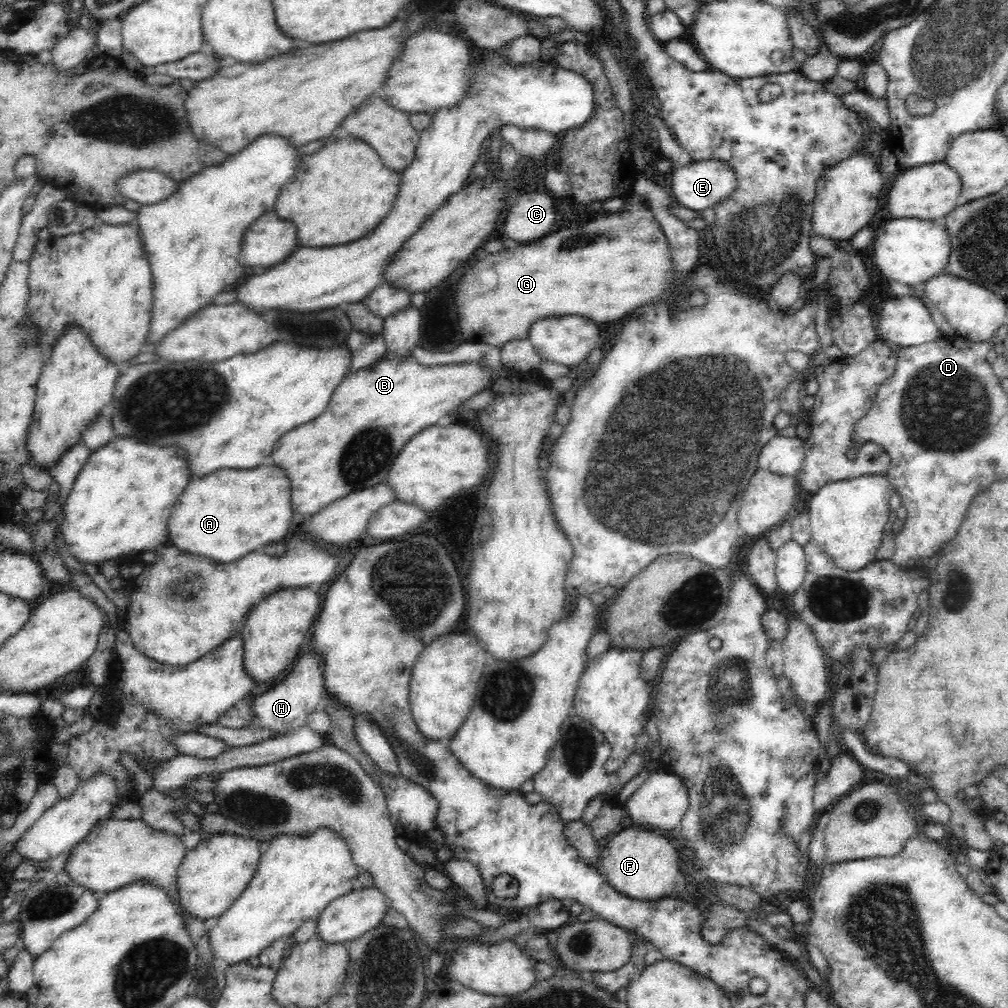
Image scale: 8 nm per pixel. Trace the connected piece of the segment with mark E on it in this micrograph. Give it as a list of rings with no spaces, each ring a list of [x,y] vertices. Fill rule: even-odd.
[[[691,160],[685,166],[673,165],[673,179],[670,191],[681,206],[698,212],[712,212],[724,200],[728,200],[737,188],[735,170],[730,163],[716,160]]]

